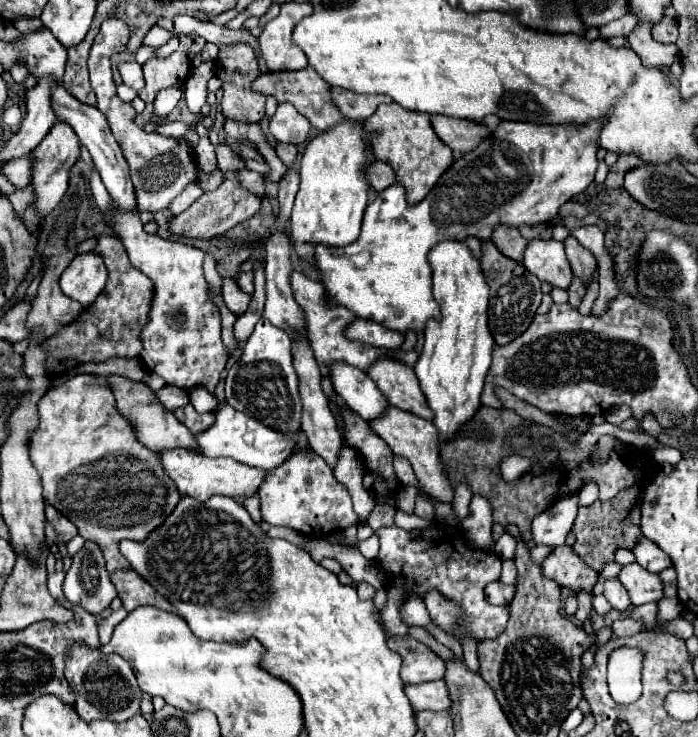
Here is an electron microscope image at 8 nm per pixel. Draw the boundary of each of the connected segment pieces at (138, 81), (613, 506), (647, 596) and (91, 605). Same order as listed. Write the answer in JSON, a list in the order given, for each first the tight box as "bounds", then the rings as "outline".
[{"bounds":[119,61,145,89],"outline":[[[137,61],[119,63],[119,73],[121,73],[121,79],[127,87],[131,87],[131,89],[143,89],[145,87],[143,71],[141,71],[141,65]]]},{"bounds":[571,483,643,571],"outline":[[[639,483],[631,489],[623,489],[623,493],[619,493],[619,497],[613,497],[611,501],[603,501],[603,503],[599,501],[589,507],[579,507],[579,515],[573,525],[573,533],[577,535],[577,541],[571,549],[595,571],[601,571],[605,563],[613,561],[615,549],[619,547],[633,549],[641,533],[639,531],[639,509],[643,503],[641,499],[643,499],[643,491]]]},{"bounds":[617,563,663,605],"outline":[[[639,563],[623,565],[617,577],[627,589],[633,605],[645,605],[649,601],[659,601],[663,597],[663,585],[659,577],[643,569]]]},{"bounds":[63,541,117,615],"outline":[[[87,541],[83,549],[73,557],[73,565],[65,575],[63,593],[73,605],[81,605],[87,613],[99,615],[109,609],[117,597],[117,589],[109,579],[103,555],[93,541]]]}]

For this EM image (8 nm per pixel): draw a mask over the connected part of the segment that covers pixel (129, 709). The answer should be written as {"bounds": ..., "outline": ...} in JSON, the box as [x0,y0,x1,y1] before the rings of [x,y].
{"bounds":[65,643,141,721],"outline":[[[73,643],[65,653],[65,677],[75,693],[75,709],[85,721],[127,721],[139,713],[141,689],[131,665],[119,655],[105,655],[85,643]]]}

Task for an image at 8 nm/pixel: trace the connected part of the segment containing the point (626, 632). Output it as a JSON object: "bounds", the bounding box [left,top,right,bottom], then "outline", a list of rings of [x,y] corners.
{"bounds":[613,617,643,637],"outline":[[[629,617],[625,619],[619,619],[619,621],[613,621],[613,631],[617,637],[631,637],[635,633],[639,633],[643,629],[643,625],[639,621],[633,621]]]}

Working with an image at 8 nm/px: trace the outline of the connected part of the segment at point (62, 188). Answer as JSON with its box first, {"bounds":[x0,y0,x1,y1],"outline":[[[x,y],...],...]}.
{"bounds":[33,121,81,217],"outline":[[[57,121],[51,131],[47,133],[47,137],[37,145],[37,149],[33,151],[35,155],[35,165],[33,165],[33,185],[35,185],[35,193],[37,193],[37,209],[39,213],[43,213],[43,217],[47,213],[51,213],[57,203],[61,201],[61,197],[67,191],[67,181],[69,181],[69,169],[73,167],[73,163],[79,159],[81,155],[81,141],[77,137],[75,131],[71,131],[71,127],[63,121]]]}

